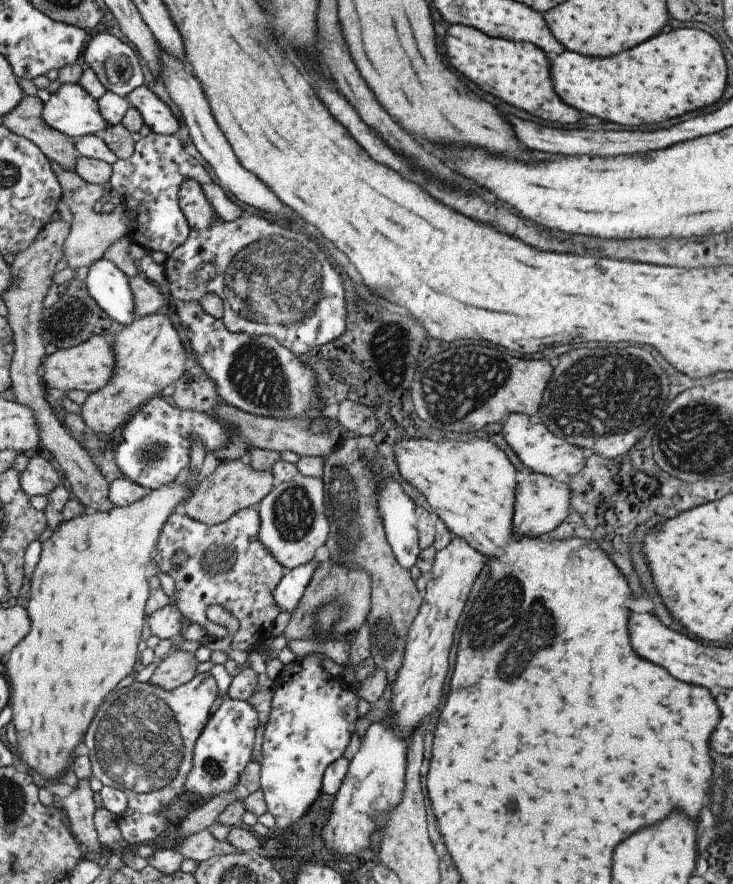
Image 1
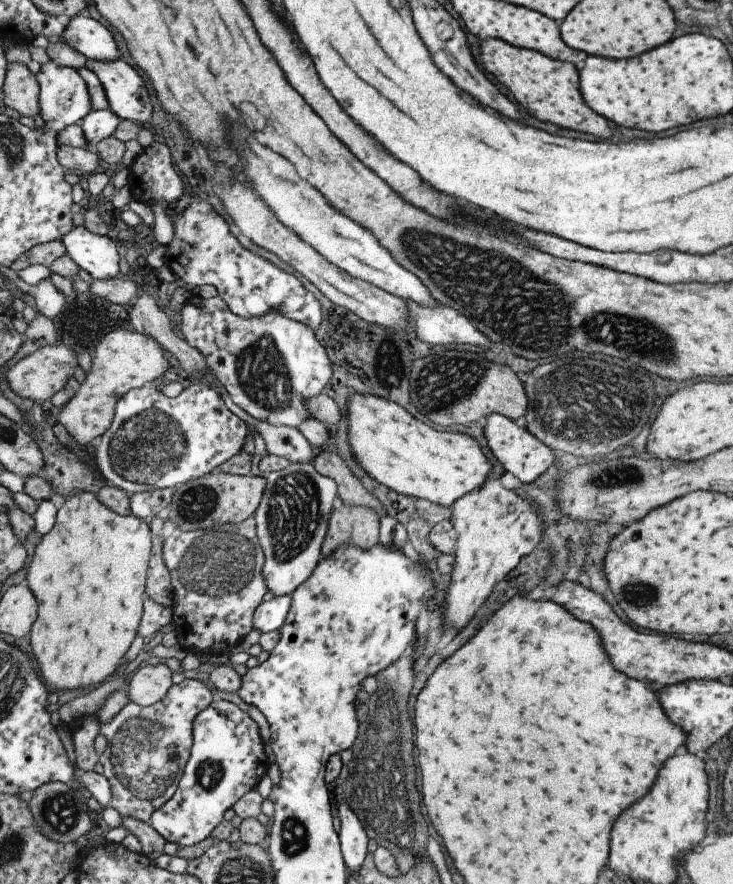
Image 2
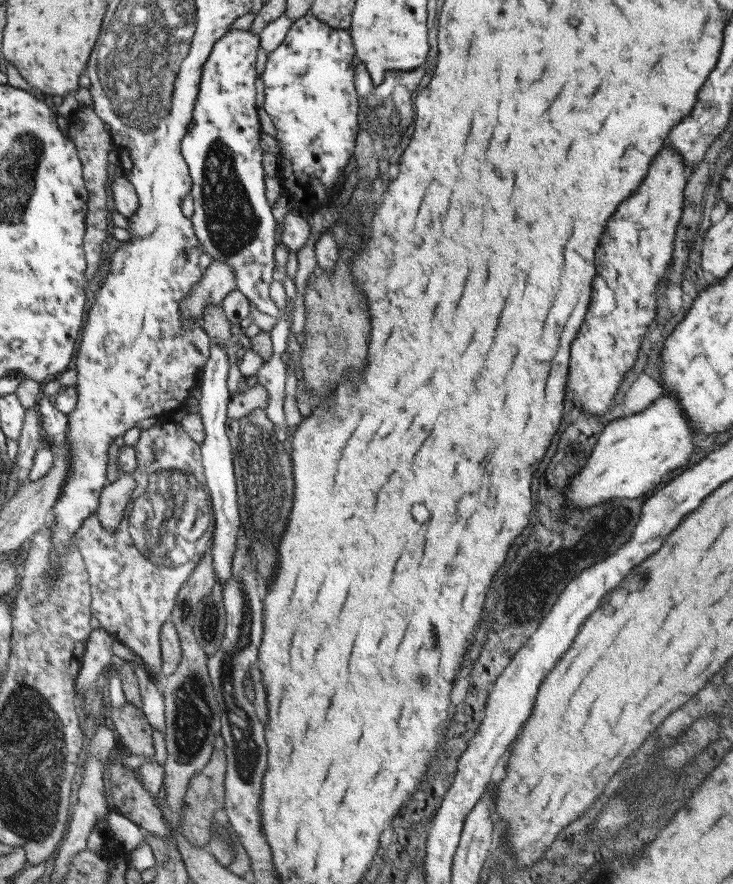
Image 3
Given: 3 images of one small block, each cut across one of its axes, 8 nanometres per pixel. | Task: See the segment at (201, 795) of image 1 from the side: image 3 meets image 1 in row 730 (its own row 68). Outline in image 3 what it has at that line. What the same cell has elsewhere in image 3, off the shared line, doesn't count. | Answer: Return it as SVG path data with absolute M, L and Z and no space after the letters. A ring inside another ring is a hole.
M228 30L210 51L199 82L199 91L193 110L193 121L181 142L181 152L192 179L191 195L194 214L190 218L194 234L203 250L212 260L225 262L233 268L237 289L255 308L264 314L280 317L280 309L271 301L269 286L275 269L276 232L278 223L266 196L266 173L262 168L263 154L260 146L261 124L256 106L256 58L259 52L259 36L252 31Z

